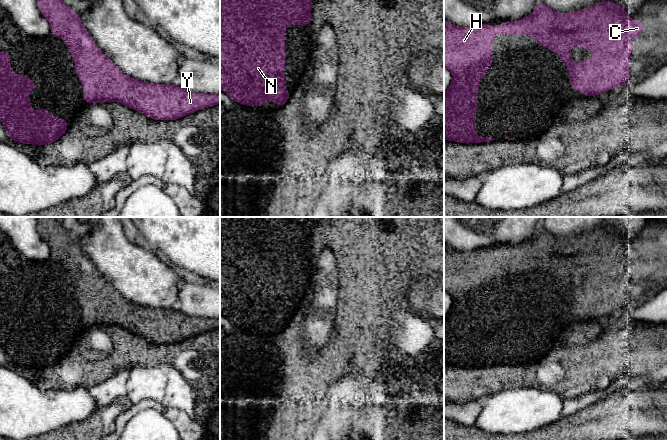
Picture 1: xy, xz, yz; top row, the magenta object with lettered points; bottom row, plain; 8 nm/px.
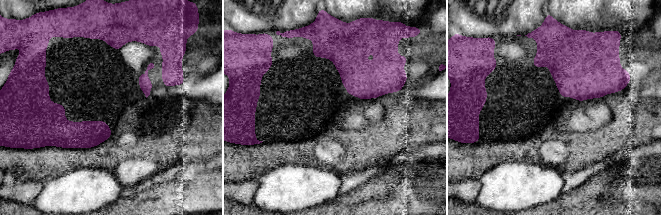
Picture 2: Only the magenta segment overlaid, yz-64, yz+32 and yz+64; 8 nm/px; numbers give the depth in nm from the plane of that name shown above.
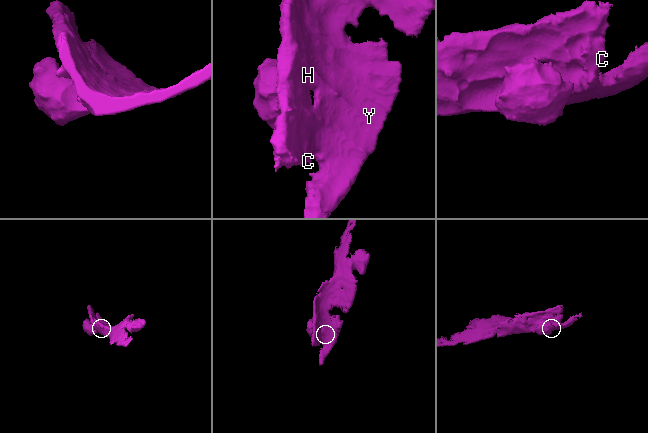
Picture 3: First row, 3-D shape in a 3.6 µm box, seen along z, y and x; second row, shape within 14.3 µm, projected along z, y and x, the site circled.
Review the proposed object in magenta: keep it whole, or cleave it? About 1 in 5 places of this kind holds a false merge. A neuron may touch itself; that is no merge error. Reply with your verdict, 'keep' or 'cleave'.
keep

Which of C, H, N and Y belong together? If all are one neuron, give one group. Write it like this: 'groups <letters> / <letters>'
groups C H N Y

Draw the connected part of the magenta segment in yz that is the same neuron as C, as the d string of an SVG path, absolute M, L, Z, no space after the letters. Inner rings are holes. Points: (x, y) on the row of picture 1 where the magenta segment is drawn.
M611 1L599 2L572 13L558 13L545 3L537 2L530 16L517 21L502 22L499 26L482 24L458 27L444 19L444 68L449 68L452 72L452 81L444 94L444 139L459 143L483 143L496 139L476 135L479 82L494 62L490 48L494 45L496 33L533 35L535 45L543 44L562 59L571 75L569 83L585 97L599 96L613 87L620 89L630 76L628 69L632 55L632 37L639 37L644 25L640 21L634 22L632 17L626 14L625 8L619 7L618 4ZM575 43L588 52L594 49L596 56L579 63L574 62L570 50Z

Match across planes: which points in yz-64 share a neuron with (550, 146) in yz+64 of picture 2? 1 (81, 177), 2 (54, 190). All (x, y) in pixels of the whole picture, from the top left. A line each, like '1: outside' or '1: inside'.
1: outside
2: outside

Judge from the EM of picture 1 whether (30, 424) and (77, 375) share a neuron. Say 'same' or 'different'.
different

